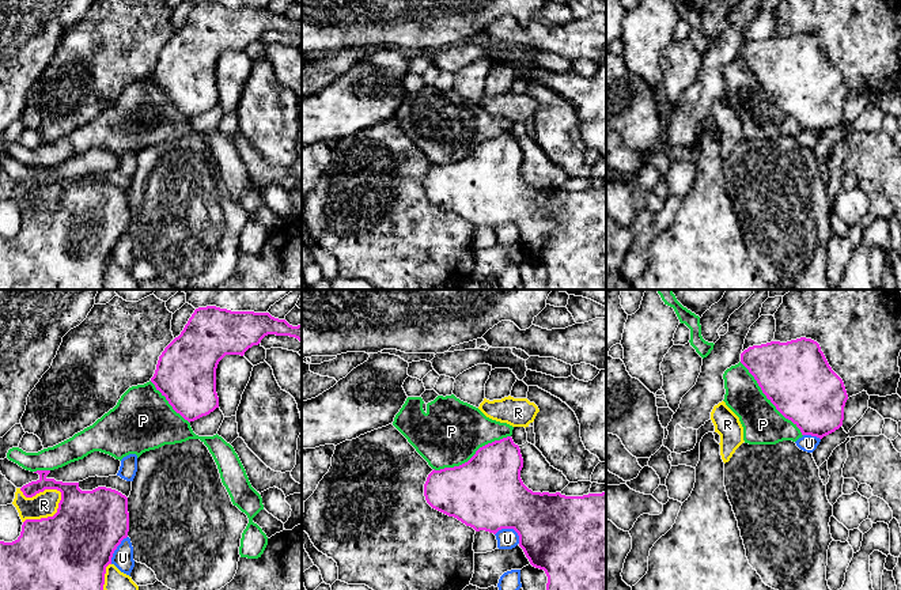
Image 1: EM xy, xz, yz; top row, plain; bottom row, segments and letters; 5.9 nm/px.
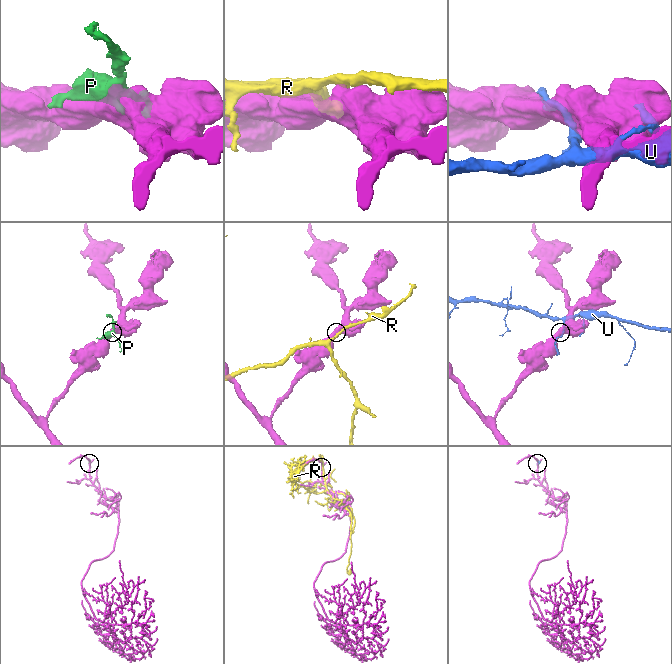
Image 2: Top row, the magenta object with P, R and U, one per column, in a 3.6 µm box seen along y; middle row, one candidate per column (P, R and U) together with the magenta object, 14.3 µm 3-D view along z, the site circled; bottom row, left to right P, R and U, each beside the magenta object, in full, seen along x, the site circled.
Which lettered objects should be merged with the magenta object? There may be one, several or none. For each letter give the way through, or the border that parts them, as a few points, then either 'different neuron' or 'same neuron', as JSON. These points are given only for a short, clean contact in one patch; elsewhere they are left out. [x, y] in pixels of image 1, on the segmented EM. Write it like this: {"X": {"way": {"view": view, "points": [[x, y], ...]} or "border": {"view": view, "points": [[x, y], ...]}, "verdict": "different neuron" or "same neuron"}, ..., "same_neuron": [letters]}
{"P": {"verdict": "different neuron"}, "R": {"verdict": "different neuron"}, "U": {"verdict": "different neuron"}, "same_neuron": []}

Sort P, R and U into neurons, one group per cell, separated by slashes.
P / R / U

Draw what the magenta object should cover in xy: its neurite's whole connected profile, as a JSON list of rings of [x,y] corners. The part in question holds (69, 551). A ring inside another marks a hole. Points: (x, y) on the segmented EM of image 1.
[[[37,470],[37,481],[20,488],[26,498],[33,498],[45,489],[61,492],[57,513],[41,519],[26,519],[20,536],[12,542],[0,541],[0,590],[103,590],[106,567],[117,546],[129,532],[128,498],[121,492],[98,487],[82,491],[79,483],[63,483],[46,476],[50,470]]]

